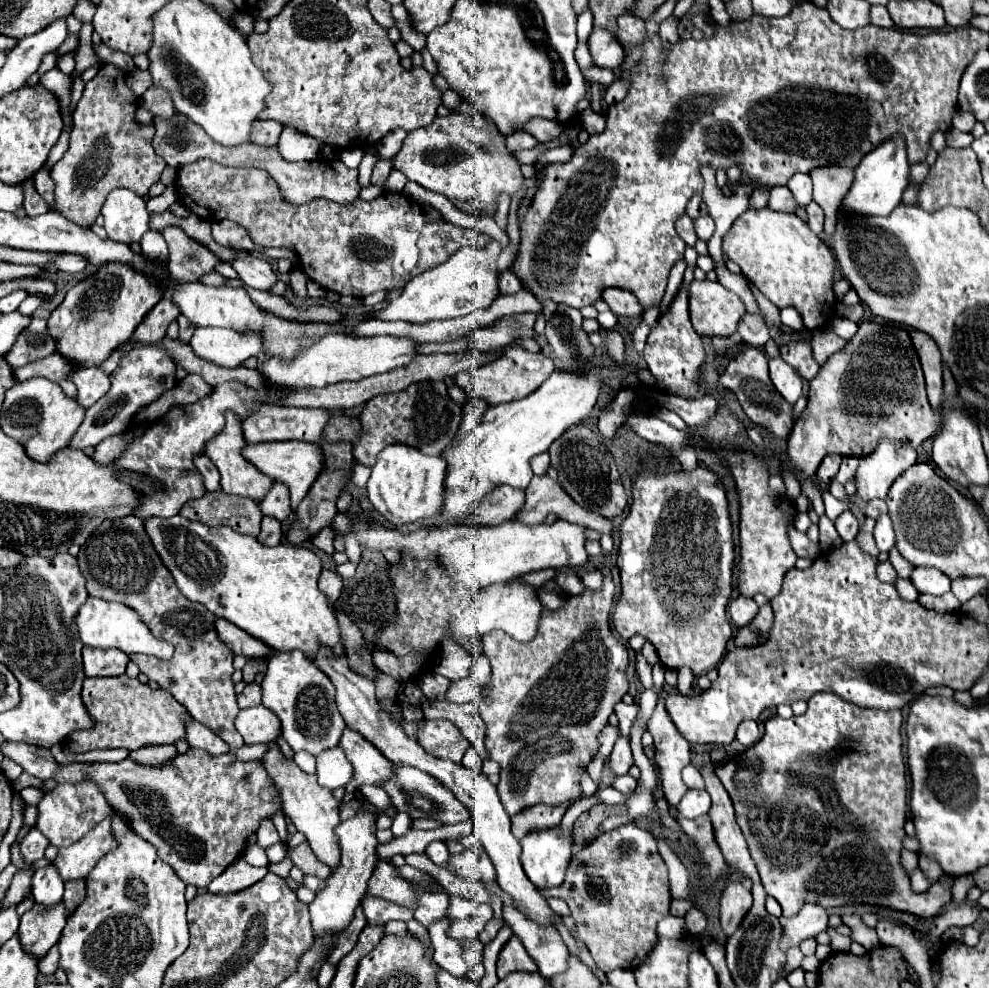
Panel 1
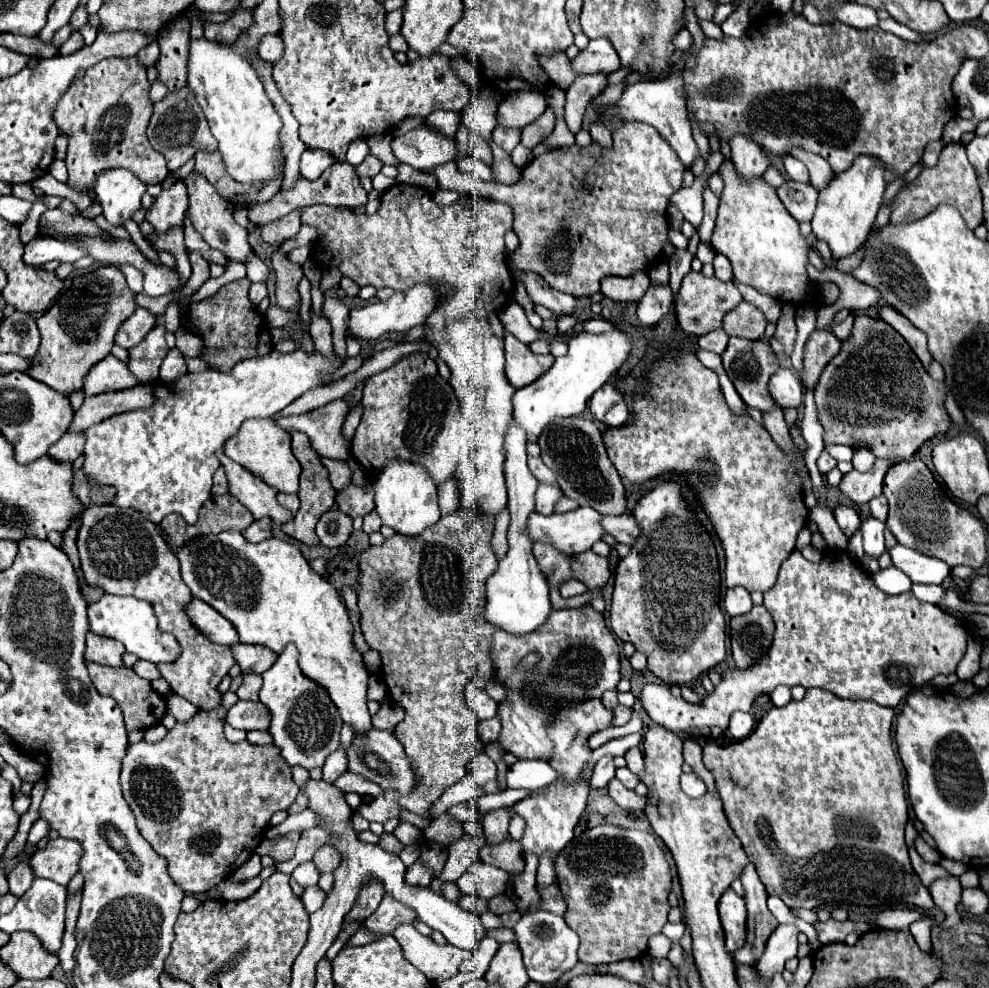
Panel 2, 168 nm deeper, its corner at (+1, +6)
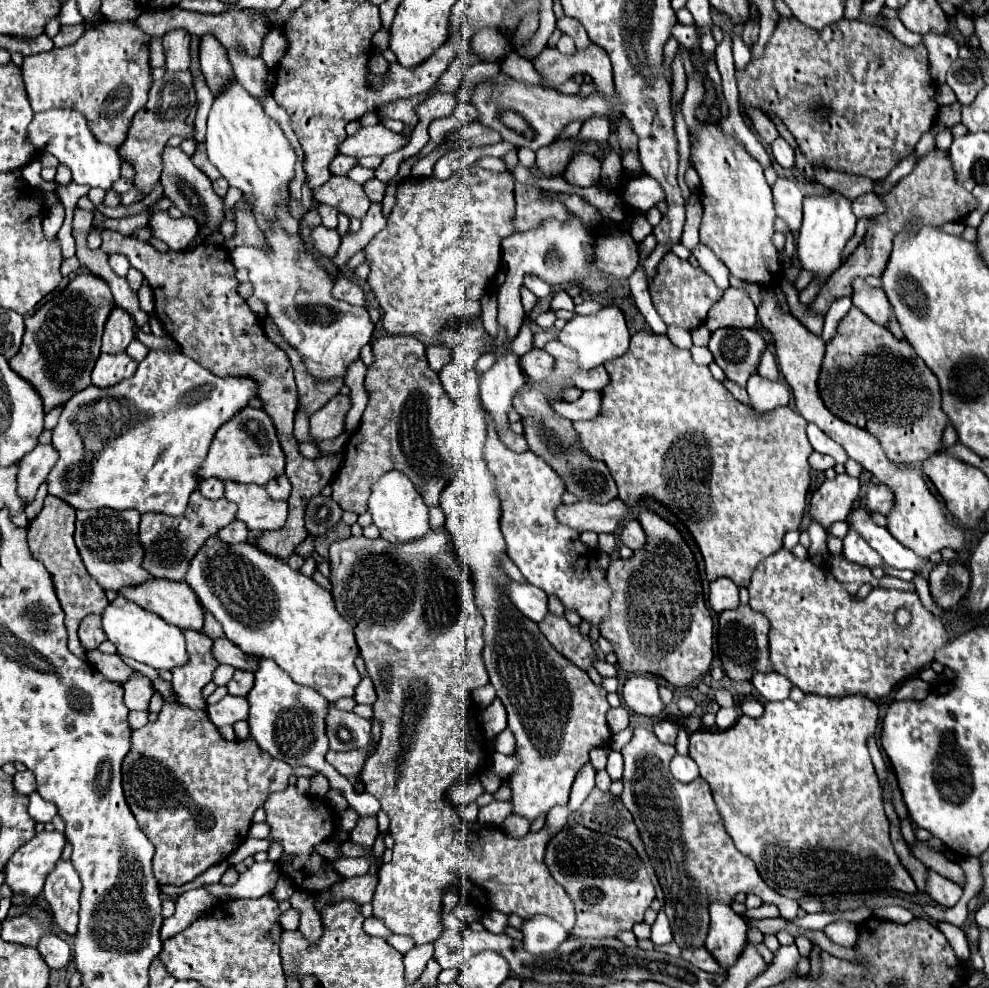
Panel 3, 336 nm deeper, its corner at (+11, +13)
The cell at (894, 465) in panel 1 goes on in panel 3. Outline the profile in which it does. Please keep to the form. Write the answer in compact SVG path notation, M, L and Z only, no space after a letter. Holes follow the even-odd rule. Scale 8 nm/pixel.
M838 474L832 480L824 480L824 484L812 494L810 502L812 520L818 520L824 528L828 528L834 520L846 520L858 492L860 478Z

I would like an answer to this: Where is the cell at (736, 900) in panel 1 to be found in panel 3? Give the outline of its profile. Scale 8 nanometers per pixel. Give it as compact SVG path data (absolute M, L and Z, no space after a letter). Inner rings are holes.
M710 904L710 930L706 938L706 948L714 952L714 958L724 968L730 968L744 950L746 930L746 920L738 916L730 904Z

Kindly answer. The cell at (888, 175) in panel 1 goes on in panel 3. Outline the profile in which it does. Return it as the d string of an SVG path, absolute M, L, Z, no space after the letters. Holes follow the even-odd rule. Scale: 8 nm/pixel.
M828 190L822 196L806 196L804 222L798 232L798 244L796 244L800 266L804 270L816 272L816 278L830 276L842 264L840 254L846 242L852 238L854 228L856 228L856 216L852 212L852 198L842 196L838 190Z

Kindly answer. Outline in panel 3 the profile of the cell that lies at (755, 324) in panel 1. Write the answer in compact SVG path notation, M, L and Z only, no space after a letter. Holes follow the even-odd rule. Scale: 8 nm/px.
M730 286L722 300L710 308L704 324L710 332L718 328L754 328L758 322L756 312L758 310L746 292Z

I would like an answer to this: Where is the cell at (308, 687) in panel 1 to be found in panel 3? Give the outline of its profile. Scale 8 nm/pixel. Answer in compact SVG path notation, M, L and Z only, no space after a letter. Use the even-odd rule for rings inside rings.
M262 658L256 670L256 684L246 696L250 704L250 734L258 742L262 750L270 756L290 764L290 766L306 766L314 772L324 774L330 780L330 786L340 788L352 808L358 810L360 816L376 816L380 810L380 802L370 794L356 794L352 782L338 776L338 772L326 762L328 752L328 736L326 736L326 710L328 702L318 692L298 686L274 660Z

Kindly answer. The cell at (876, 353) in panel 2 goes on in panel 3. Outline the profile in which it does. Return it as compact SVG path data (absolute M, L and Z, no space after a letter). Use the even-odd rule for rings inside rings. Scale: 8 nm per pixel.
M852 306L840 320L836 336L826 346L826 356L818 378L818 392L824 406L834 416L872 432L880 440L888 460L896 464L918 464L942 448L942 432L948 424L948 416L940 408L940 388L936 376L924 364L924 360L916 356L914 348L906 340L898 340L890 330L872 322L856 306Z

